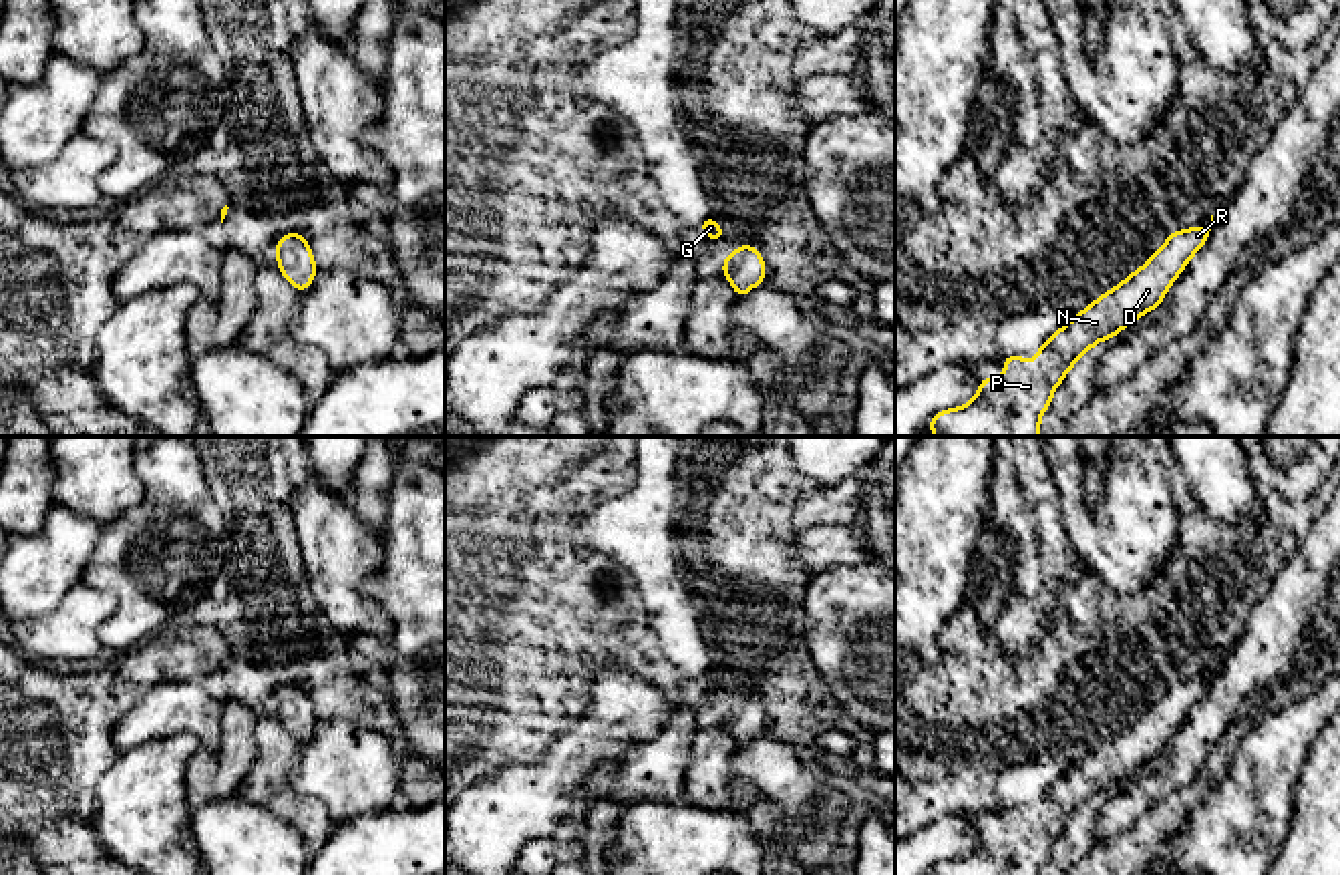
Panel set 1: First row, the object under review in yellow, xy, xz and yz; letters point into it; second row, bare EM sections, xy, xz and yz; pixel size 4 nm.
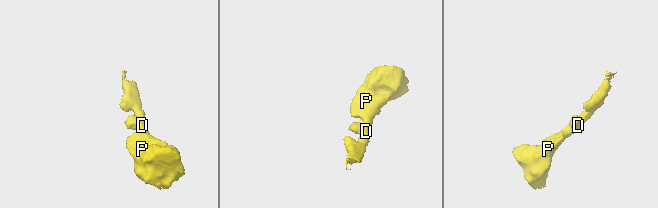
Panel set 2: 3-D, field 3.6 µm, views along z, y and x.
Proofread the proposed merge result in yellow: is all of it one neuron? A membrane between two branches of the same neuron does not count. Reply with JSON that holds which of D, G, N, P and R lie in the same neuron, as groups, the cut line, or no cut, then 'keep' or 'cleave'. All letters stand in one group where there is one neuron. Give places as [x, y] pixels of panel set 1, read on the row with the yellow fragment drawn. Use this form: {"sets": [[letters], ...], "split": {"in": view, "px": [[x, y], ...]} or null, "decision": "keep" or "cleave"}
{"sets": [["D", "G", "N", "P", "R"]], "split": null, "decision": "keep"}

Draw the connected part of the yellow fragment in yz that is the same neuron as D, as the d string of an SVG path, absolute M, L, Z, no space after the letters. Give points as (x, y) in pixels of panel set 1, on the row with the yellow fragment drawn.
M1217 221L1169 233L1151 259L1101 294L1036 350L1036 362L1006 356L1000 378L986 376L976 396L960 408L938 412L928 428L934 436L1040 436L1040 416L1068 370L1101 340L1109 340L1159 308L1189 259L1205 245Z

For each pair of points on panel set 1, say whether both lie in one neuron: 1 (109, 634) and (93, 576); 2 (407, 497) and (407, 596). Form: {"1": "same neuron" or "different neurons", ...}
{"1": "same neuron", "2": "same neuron"}

